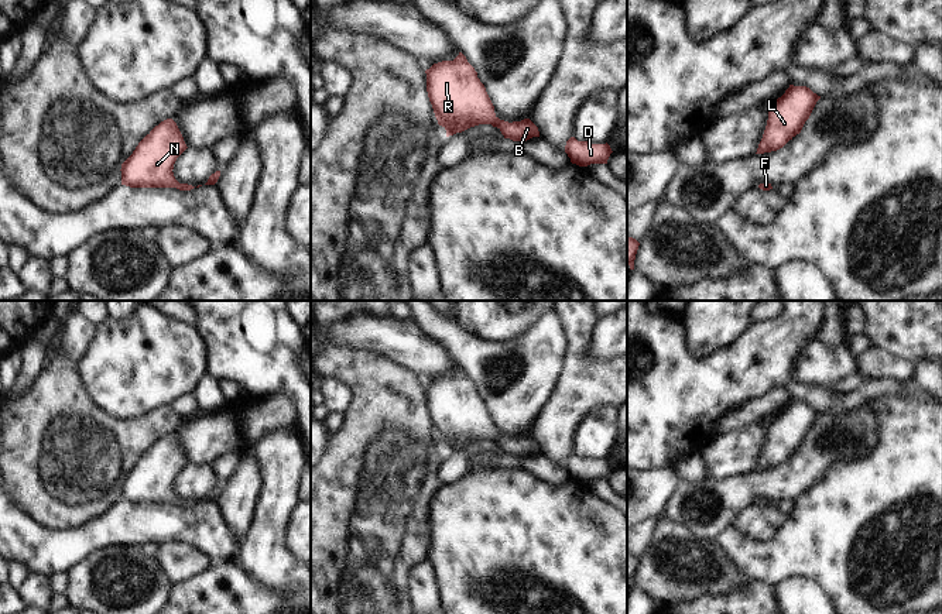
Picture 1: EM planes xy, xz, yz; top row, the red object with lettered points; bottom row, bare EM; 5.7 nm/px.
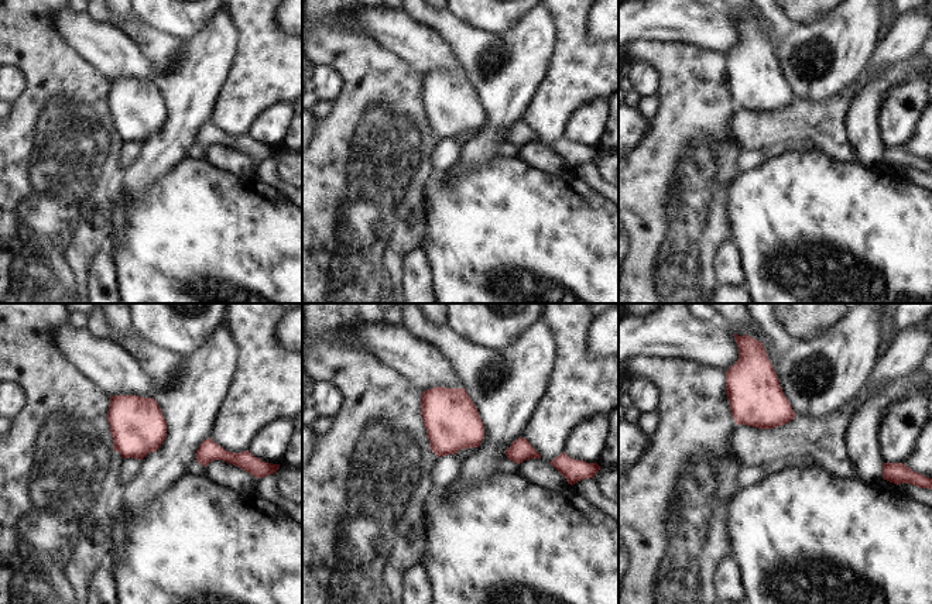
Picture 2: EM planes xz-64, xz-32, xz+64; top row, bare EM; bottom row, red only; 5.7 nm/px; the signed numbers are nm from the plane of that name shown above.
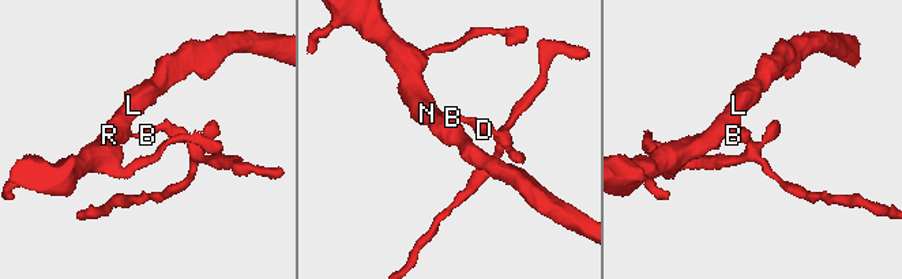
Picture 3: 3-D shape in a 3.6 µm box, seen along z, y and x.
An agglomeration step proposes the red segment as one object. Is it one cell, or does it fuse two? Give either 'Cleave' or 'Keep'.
Keep.

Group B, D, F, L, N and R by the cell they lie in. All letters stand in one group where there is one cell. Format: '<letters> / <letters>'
B D F L N R

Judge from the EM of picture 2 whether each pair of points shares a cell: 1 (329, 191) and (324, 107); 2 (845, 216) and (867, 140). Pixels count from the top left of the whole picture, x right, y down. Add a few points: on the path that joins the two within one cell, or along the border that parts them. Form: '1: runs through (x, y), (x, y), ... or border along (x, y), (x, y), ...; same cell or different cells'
1: border along (331, 102), (331, 110), (317, 122); different cells
2: border along (857, 162), (863, 168), (870, 170); different cells

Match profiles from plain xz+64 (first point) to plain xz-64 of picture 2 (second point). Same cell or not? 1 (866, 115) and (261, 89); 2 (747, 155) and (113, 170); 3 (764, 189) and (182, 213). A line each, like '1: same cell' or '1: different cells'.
1: same cell
2: different cells
3: same cell

